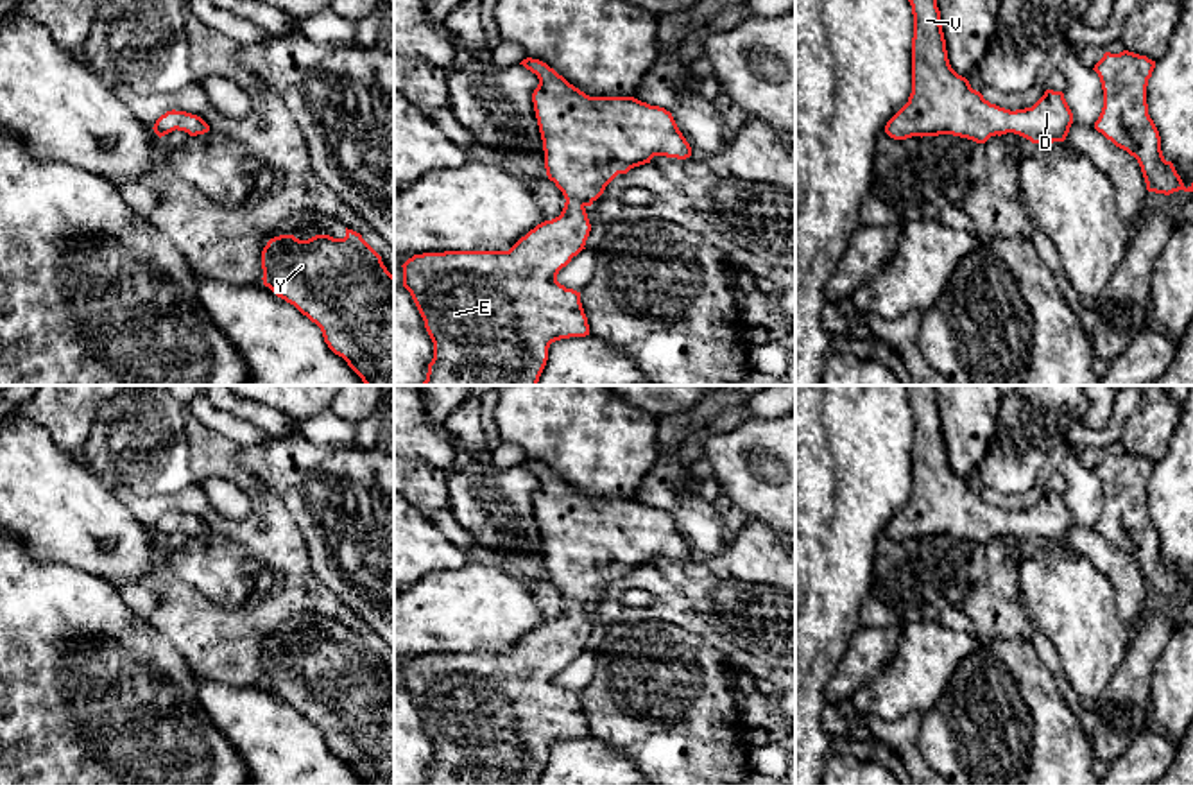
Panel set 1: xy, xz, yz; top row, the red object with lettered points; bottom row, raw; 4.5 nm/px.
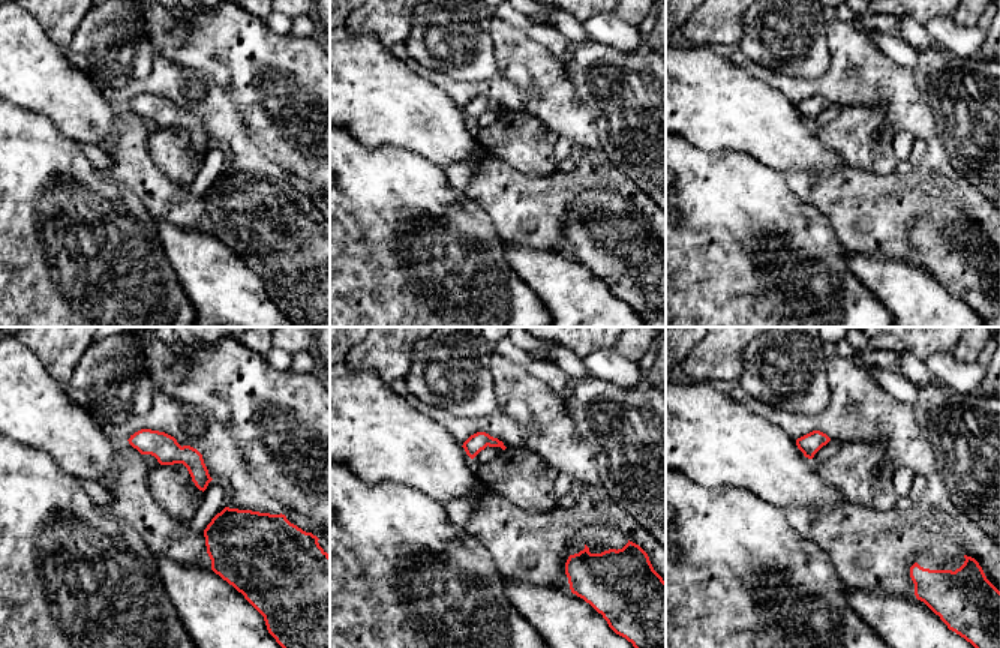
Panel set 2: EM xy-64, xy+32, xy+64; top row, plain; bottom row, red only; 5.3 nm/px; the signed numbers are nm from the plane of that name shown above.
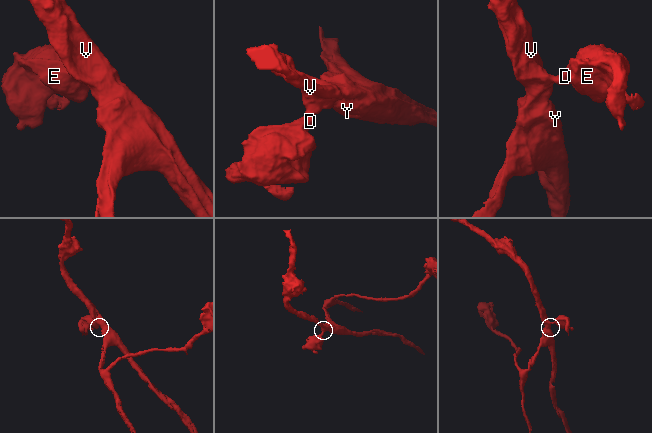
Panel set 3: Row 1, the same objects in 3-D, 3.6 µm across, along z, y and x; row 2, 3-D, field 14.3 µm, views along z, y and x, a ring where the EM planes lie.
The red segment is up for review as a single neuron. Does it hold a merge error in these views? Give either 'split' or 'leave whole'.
leave whole

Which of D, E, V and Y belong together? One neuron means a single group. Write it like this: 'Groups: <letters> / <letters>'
Groups: D E V Y

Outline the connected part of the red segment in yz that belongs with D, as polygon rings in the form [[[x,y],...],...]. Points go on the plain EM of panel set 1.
[[[906,385],[908,403],[914,416],[912,439],[912,495],[908,504],[887,523],[885,534],[894,541],[912,538],[953,536],[985,545],[991,538],[1007,534],[1019,536],[1032,545],[1064,543],[1073,525],[1073,514],[1062,493],[1046,491],[1044,496],[1025,511],[1005,511],[991,505],[971,489],[969,482],[958,477],[948,461],[946,441],[937,409],[937,391],[933,385]]]

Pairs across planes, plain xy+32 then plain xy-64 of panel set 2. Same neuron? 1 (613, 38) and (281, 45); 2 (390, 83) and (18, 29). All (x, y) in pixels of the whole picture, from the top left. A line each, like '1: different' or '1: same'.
1: different
2: same

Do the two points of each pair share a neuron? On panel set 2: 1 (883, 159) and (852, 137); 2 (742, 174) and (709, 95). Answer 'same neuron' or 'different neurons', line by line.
1: same neuron
2: different neurons

